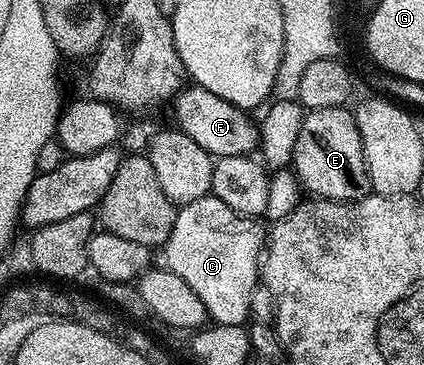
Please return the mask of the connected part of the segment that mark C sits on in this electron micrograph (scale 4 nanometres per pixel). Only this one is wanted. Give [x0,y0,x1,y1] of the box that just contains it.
[164,193,268,327]

